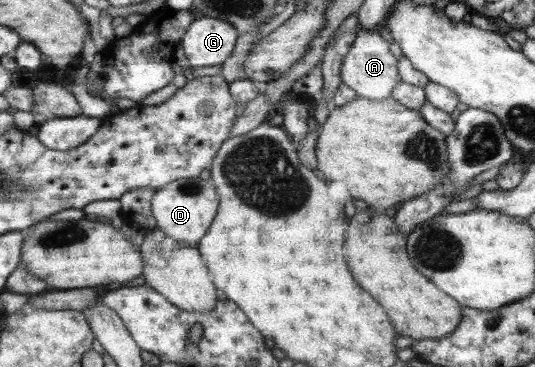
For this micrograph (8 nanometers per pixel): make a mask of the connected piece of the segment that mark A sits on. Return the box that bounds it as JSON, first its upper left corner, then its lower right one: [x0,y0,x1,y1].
[341,29,402,101]

